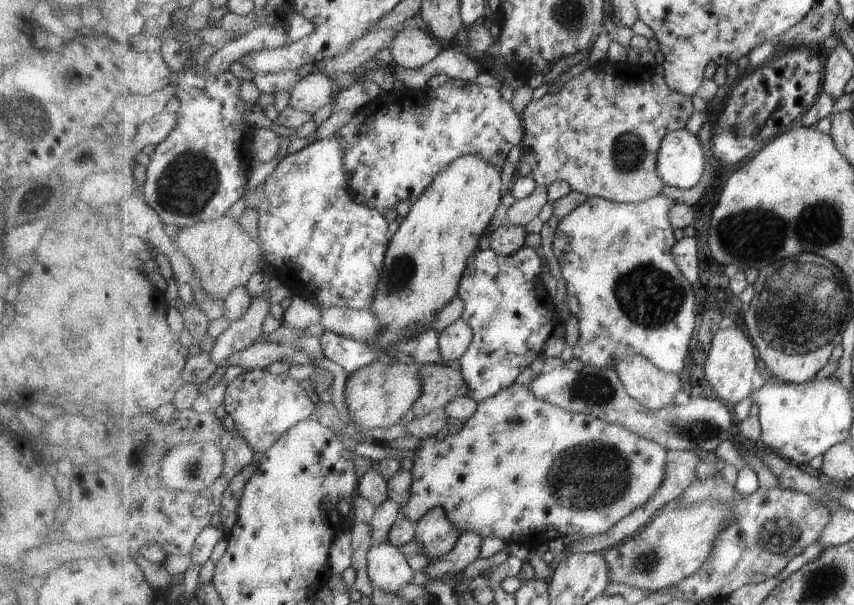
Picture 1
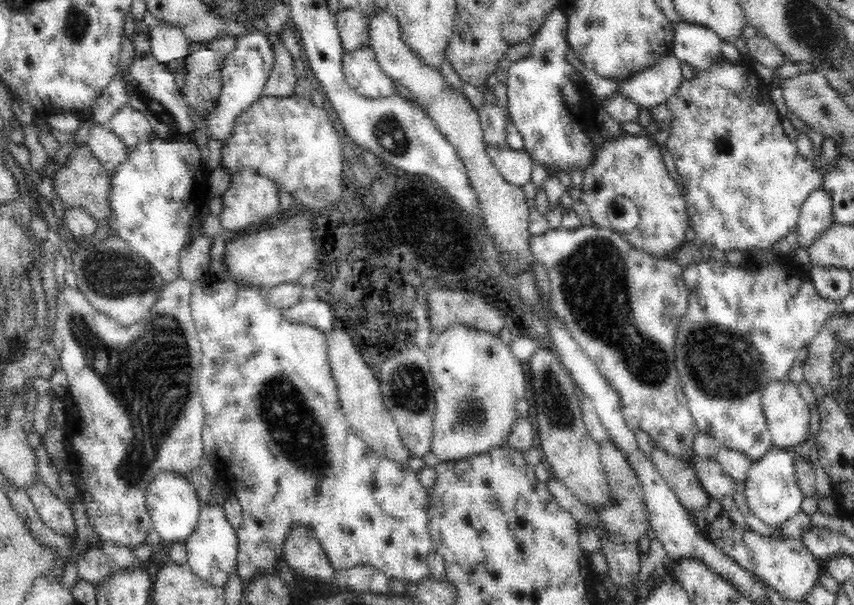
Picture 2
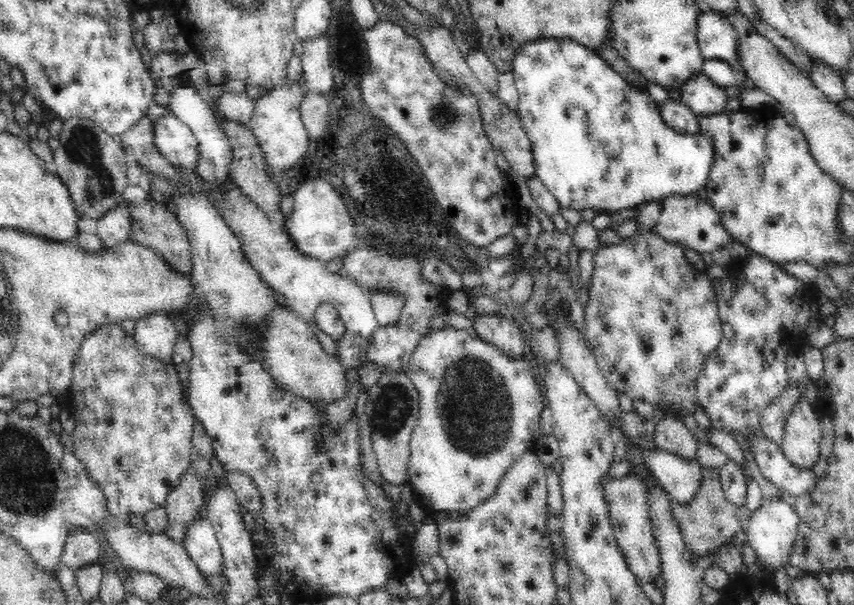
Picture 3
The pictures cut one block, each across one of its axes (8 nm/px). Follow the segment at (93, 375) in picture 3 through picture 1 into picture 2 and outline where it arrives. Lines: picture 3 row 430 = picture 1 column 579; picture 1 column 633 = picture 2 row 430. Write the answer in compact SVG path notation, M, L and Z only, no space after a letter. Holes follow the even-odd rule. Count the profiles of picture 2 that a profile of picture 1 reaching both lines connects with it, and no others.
M176 278L176 280L172 280L170 282L167 282L161 290L161 293L159 294L159 299L153 304L152 308L150 309L150 312L148 313L148 316L146 318L143 318L140 320L140 322L137 322L136 324L133 324L131 327L123 327L120 325L120 323L116 322L114 319L111 319L109 316L106 316L104 313L96 310L92 304L89 303L89 300L83 295L83 293L80 290L74 290L67 284L65 284L66 281L64 281L64 286L61 289L58 289L57 287L57 320L55 322L54 326L54 332L52 334L52 343L54 345L54 352L58 355L59 360L59 369L64 371L66 373L66 377L68 377L68 393L67 397L64 398L64 404L66 404L66 416L68 416L68 419L65 423L65 432L66 437L65 440L67 441L67 444L69 445L69 468L76 476L77 482L78 482L78 490L80 491L80 496L85 504L86 510L87 510L87 517L89 518L89 521L92 523L92 527L94 527L94 531L96 534L98 534L98 537L102 539L102 541L106 542L112 542L114 545L117 546L124 546L124 547L130 547L132 549L140 546L140 544L146 543L146 537L148 534L153 530L153 522L149 513L149 510L147 509L147 486L150 484L154 479L157 479L160 474L177 474L178 476L183 476L184 474L191 472L193 469L196 469L197 467L204 466L203 463L203 441L202 441L202 432L205 426L205 417L206 414L204 413L202 404L200 404L200 396L194 392L196 390L196 380L199 378L199 370L201 367L201 358L203 355L202 349L201 349L201 342L199 341L199 336L195 327L194 319L191 315L191 294L192 294L192 283L189 280L186 280L185 278Z

